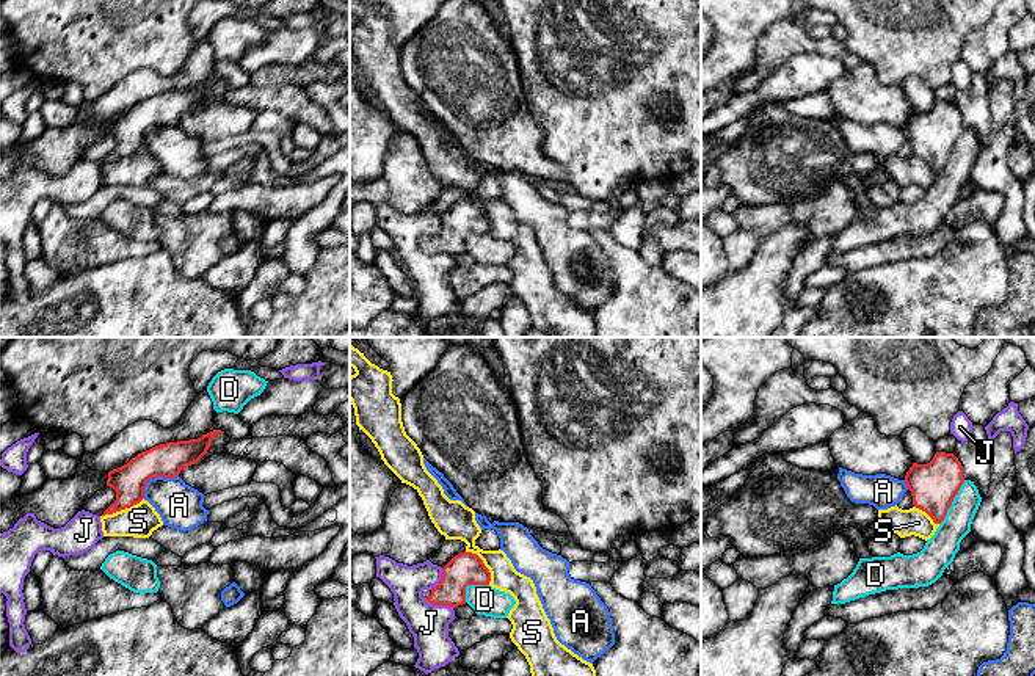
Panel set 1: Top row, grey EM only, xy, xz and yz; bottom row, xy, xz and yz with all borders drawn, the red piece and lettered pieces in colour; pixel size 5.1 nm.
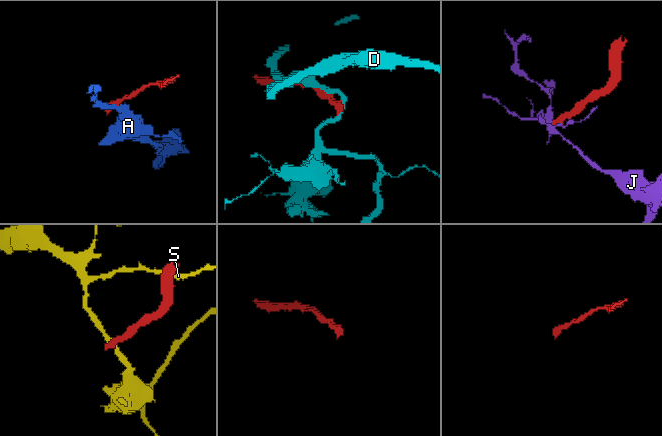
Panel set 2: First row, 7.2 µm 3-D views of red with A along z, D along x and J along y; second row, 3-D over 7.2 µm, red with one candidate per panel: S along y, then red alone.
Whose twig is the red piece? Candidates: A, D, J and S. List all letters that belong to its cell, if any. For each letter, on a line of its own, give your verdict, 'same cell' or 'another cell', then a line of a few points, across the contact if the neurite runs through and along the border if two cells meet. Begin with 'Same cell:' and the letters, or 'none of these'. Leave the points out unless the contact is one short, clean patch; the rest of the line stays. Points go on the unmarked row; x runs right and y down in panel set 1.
Same cell: none of these
A: another cell; line xy (177, 124), (152, 126), (146, 132), (143, 146)
D: another cell
J: another cell; line xz (424, 247), (435, 253), (453, 256)
S: another cell; line xy (143, 146), (129, 156), (102, 165)

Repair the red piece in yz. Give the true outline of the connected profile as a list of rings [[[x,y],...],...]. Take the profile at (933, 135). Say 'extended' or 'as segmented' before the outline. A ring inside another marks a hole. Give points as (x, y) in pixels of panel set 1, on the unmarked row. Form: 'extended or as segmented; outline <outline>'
as segmented; outline [[[936,100],[927,113],[913,111],[905,124],[913,154],[941,173],[964,132],[963,114],[953,102]]]

